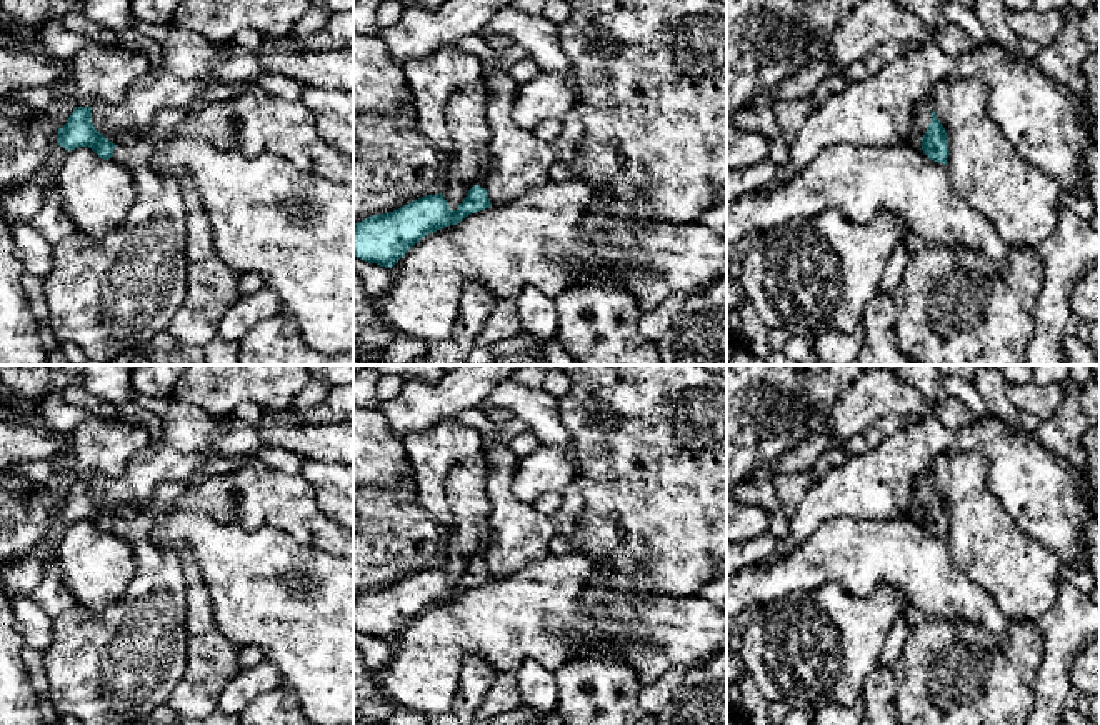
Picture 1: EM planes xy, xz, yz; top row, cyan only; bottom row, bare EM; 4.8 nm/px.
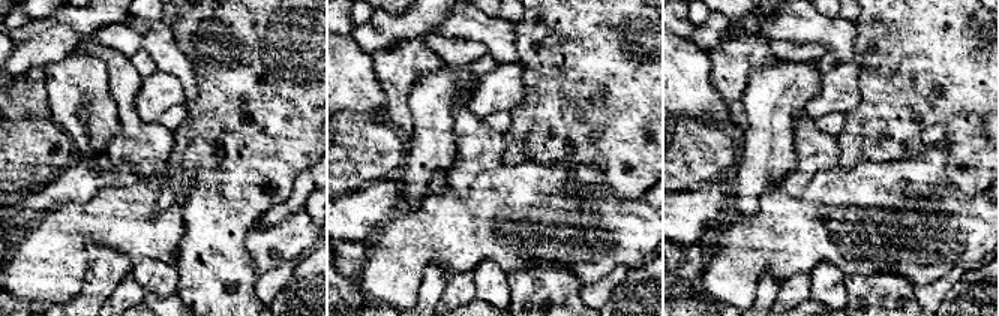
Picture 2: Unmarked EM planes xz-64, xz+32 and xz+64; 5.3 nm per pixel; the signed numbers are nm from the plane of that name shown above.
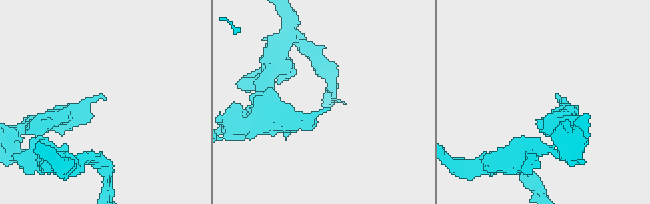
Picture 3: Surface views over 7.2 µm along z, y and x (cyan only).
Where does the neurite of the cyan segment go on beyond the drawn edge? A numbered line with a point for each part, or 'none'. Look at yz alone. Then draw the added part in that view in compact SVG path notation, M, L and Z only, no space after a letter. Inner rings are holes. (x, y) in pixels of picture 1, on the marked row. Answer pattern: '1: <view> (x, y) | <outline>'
1: yz (924, 110) | M923 102L915 108L913 128L907 140L917 152L923 152L922 138L923 138L930 122L932 122L932 107L930 107L930 103Z

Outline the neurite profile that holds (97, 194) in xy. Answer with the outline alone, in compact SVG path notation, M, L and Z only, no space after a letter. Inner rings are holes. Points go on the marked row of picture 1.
M88 147L68 152L58 172L57 187L65 212L88 240L102 240L113 232L123 222L135 198L133 177L113 158L103 160Z

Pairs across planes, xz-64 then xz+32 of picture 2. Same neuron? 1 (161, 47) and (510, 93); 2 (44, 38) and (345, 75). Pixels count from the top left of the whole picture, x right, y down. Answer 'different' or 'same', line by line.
1: different
2: different

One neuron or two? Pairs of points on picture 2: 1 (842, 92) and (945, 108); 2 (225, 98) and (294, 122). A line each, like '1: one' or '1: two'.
1: two
2: one

